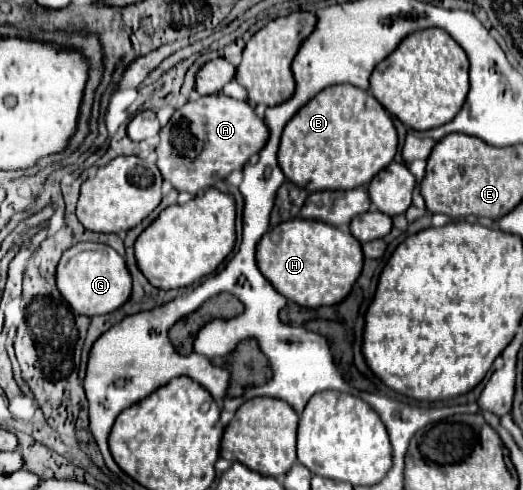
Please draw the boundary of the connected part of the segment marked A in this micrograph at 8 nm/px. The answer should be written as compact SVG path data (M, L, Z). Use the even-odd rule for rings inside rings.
M225 93L199 97L177 111L173 121L161 129L161 143L157 151L157 167L177 191L197 195L211 187L217 179L225 179L233 169L241 169L255 153L259 153L269 139L269 129L255 109L227 97Z

